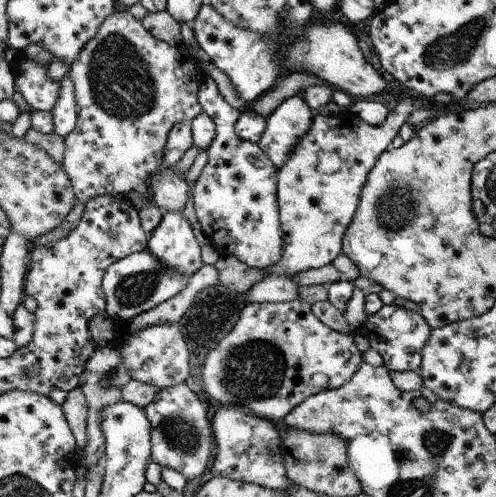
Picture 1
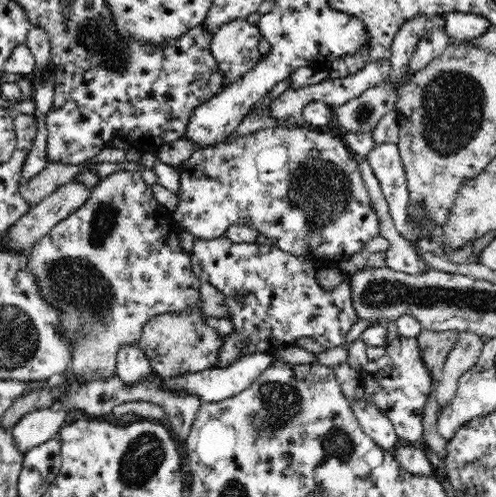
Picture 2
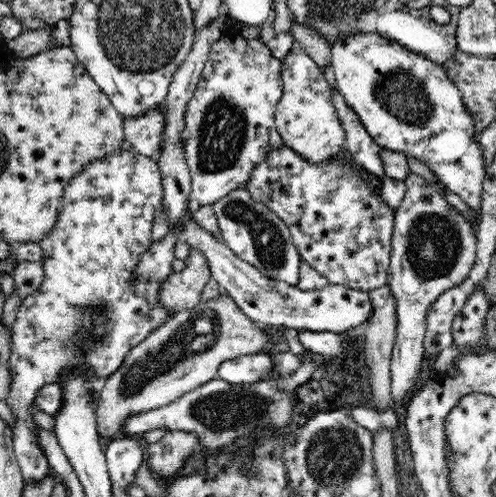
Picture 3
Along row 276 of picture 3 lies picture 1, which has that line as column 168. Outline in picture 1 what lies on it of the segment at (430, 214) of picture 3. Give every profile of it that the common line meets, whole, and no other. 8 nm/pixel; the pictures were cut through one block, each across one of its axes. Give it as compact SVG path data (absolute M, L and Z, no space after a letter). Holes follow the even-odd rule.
M187 384L159 390L159 394L155 394L155 402L143 410L147 412L147 420L151 420L151 464L177 470L185 480L195 480L201 476L211 458L215 432L209 428L205 406L187 388Z

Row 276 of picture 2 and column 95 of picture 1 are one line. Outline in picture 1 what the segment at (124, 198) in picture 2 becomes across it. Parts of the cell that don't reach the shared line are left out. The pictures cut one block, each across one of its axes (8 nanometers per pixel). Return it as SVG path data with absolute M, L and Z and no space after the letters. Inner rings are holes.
M117 10L107 16L107 22L99 26L99 34L83 46L83 52L67 70L69 80L75 84L75 104L79 110L75 130L65 136L63 148L63 170L71 180L73 194L79 202L91 202L91 198L111 196L123 198L135 192L149 176L155 174L165 156L167 136L175 126L183 122L193 122L203 114L199 104L199 90L203 82L203 72L197 60L181 46L173 48L165 42L153 38L141 22L137 22L127 10Z

